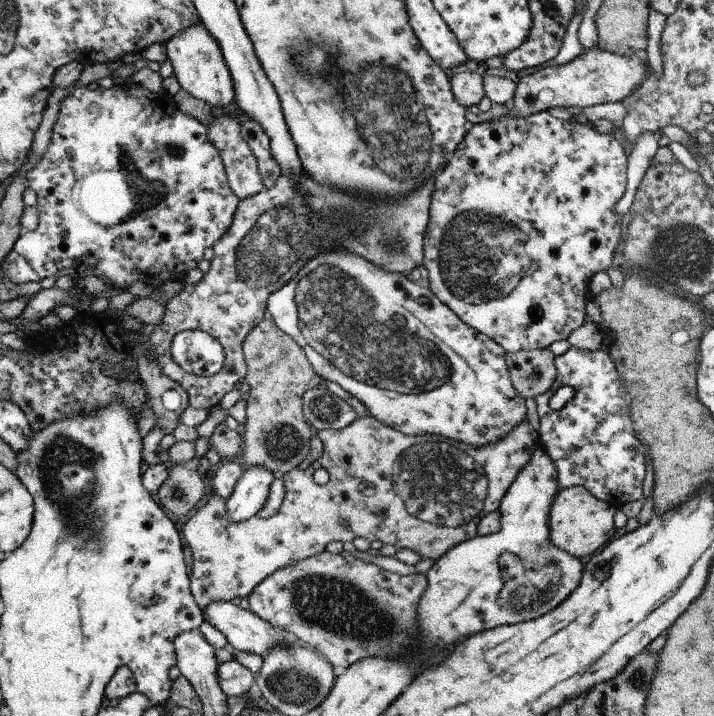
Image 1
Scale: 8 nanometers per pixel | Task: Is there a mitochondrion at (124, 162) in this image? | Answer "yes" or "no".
no

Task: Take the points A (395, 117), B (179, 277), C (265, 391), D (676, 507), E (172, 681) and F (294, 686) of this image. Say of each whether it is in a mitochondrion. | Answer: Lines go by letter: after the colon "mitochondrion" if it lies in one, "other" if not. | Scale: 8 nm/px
A: mitochondrion
B: other
C: other
D: other
E: other
F: mitochondrion

